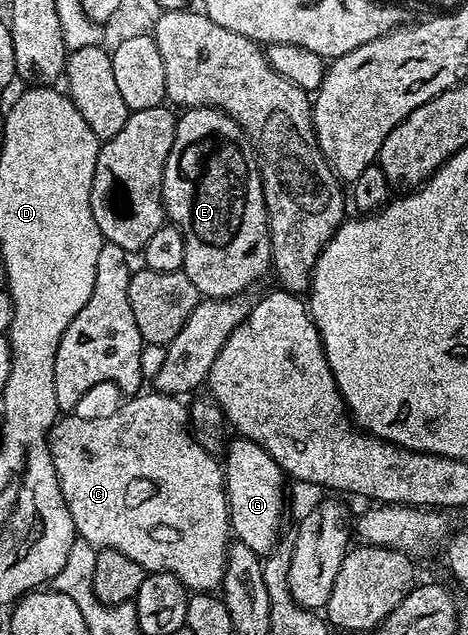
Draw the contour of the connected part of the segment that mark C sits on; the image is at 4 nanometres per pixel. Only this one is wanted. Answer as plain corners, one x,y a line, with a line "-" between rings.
142,392
127,397
119,410
114,410
111,414
102,414
99,418
81,418
81,413
78,412
59,417
53,430
50,431
48,445
52,464
56,468
56,476
60,480
60,492
64,496
64,504
68,504
68,512
72,516
74,533
96,548
115,549
116,552
128,556
129,560
134,560
140,568
144,568
149,573
176,575
189,591
197,593
217,591
221,587
225,574
226,556
230,544
229,510
223,467
215,455
206,452
196,442
194,434
190,430
189,407
179,397
157,392
146,393

